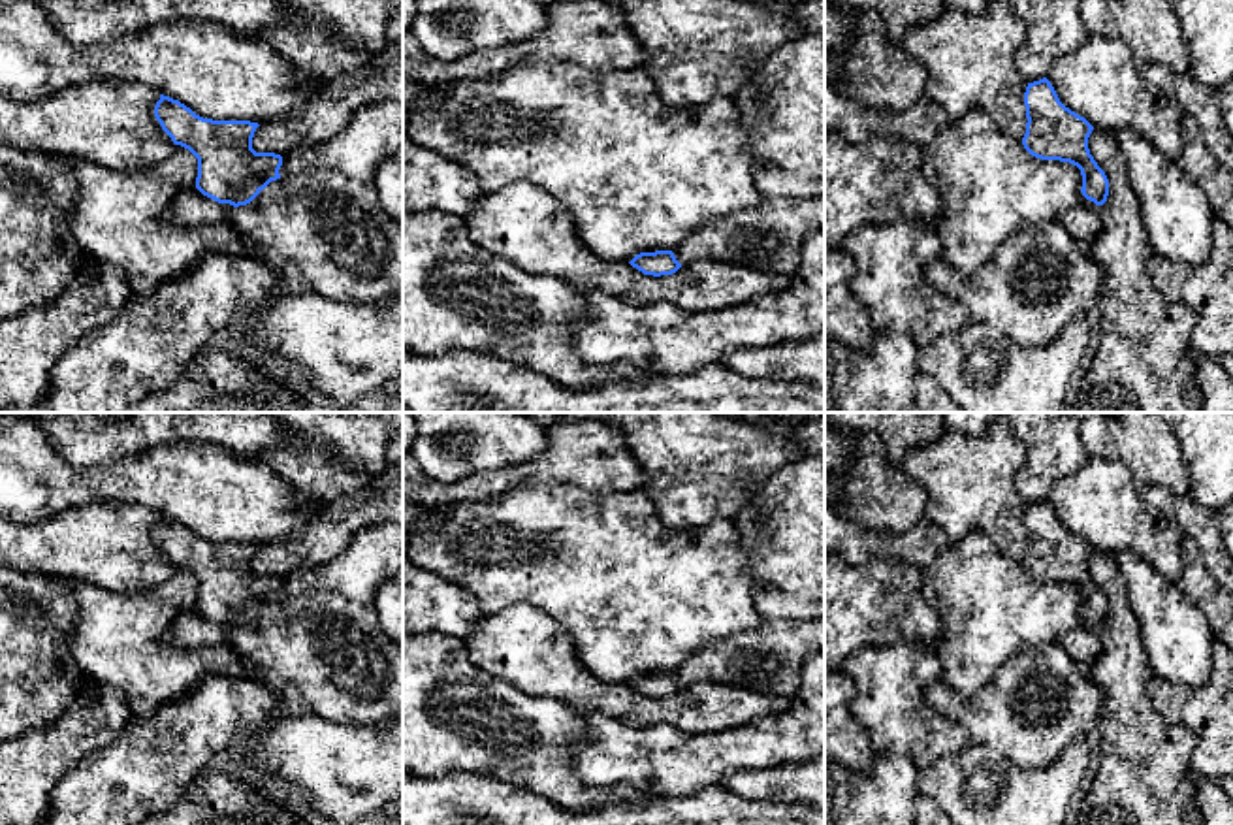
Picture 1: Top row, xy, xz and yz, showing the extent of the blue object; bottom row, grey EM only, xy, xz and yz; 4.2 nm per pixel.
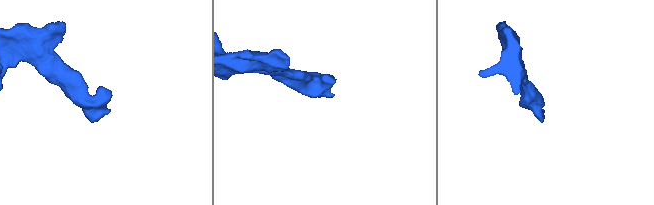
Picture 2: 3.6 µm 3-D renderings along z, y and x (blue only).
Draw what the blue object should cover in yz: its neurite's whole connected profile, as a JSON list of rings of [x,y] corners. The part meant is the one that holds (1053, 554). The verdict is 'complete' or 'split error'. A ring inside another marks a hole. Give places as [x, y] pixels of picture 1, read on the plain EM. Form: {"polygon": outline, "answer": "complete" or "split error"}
{"polygon": [[[1047,499],[1028,505],[1024,527],[1024,571],[1035,580],[1069,584],[1081,591],[1082,618],[1058,642],[1075,663],[1088,669],[1101,655],[1101,627],[1109,618],[1109,601],[1088,571],[1094,548],[1060,524]]], "answer": "split error"}

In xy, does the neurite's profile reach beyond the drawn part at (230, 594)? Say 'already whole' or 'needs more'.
needs more

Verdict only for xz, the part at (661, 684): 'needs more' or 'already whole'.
needs more

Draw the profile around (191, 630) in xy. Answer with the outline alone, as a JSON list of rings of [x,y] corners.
[[[196,608],[179,612],[175,623],[166,635],[166,642],[181,648],[213,648],[228,644],[233,627],[218,625],[203,618]]]

